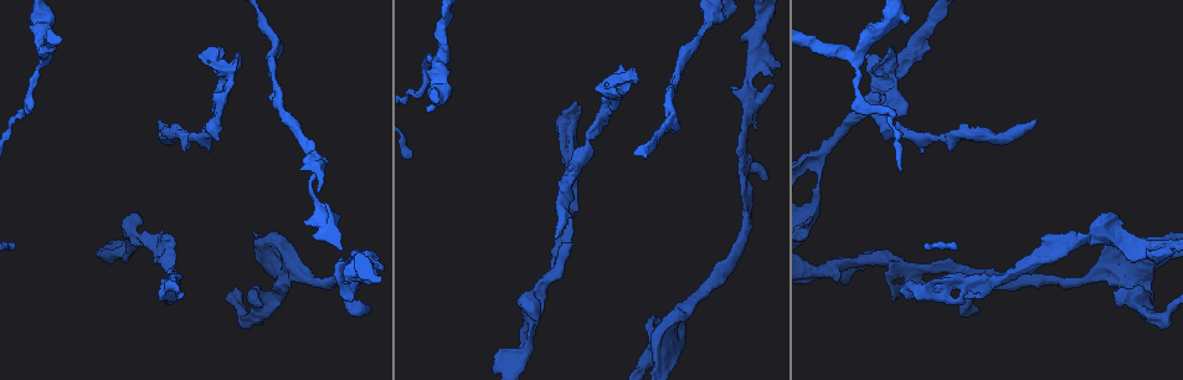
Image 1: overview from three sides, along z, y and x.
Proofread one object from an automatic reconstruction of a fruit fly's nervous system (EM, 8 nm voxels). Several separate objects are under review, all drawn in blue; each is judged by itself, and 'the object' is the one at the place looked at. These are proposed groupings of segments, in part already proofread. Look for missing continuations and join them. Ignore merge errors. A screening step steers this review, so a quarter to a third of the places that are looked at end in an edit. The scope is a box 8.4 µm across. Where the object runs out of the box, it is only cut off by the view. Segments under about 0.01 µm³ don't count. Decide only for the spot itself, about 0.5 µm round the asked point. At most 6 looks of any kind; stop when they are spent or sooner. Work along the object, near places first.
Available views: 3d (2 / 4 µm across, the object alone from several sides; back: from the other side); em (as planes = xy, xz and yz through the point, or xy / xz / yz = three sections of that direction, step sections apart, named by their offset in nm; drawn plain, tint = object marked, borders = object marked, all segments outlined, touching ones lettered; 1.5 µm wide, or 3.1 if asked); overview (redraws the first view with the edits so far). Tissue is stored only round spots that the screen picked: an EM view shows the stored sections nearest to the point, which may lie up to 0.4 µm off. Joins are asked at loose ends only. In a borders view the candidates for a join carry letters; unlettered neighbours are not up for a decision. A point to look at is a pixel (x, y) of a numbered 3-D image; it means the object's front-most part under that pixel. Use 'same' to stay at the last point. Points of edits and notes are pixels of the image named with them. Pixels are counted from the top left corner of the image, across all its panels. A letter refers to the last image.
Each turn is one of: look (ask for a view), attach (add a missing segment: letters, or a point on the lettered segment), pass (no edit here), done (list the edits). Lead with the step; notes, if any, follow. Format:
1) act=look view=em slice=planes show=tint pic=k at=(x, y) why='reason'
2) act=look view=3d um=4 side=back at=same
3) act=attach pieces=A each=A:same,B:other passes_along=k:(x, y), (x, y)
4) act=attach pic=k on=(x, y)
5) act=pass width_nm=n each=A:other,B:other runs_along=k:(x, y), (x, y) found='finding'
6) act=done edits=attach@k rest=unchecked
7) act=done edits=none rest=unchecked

act=look view=em slice=xy step=8 show=tint pic=1 at=(575, 101) why='free end'

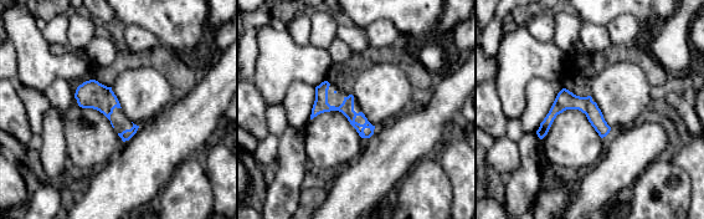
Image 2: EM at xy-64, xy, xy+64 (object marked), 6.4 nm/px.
act=look view=em slice=planes show=tint at=same

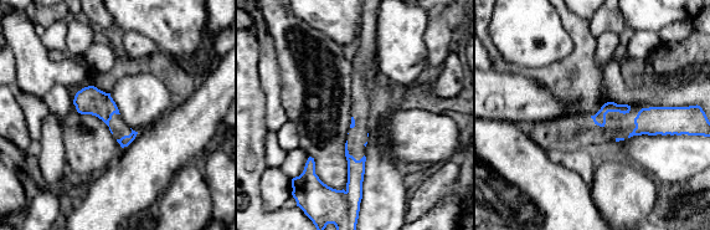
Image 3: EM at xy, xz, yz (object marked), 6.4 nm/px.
act=look view=em slice=planes show=borders at=same why='what lies round it'

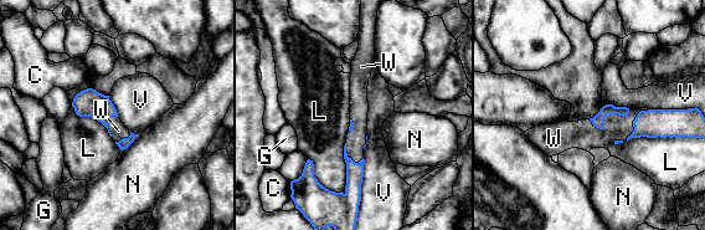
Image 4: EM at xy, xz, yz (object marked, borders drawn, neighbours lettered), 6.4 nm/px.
act=attach pieces=W each=C:other,G:other,L:other,N:other,V:other,W:same passes_along=4:(598, 119), (606, 114), (581, 134) found='the neuron continues'

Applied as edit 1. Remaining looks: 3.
act=look view=em slice=planes show=plain pic=1 at=(925, 281) why='branch stops here'

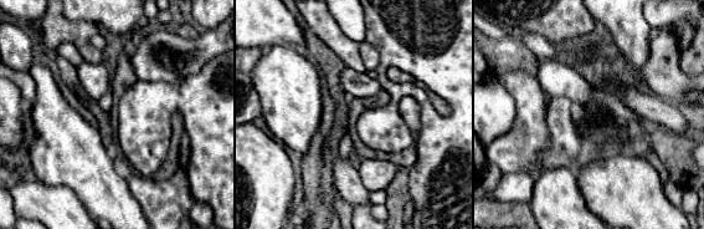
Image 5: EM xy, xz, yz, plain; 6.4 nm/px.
act=look view=em slice=planes show=tint at=same why='where the object lies'

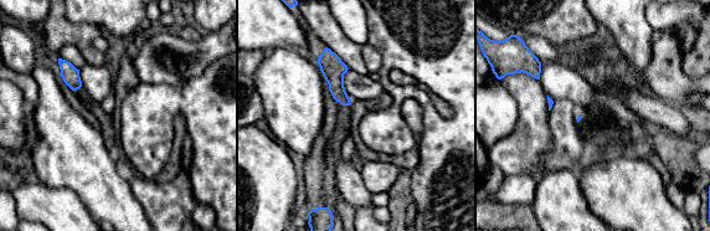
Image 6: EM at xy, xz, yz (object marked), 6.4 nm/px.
act=look view=em slice=planes show=borders at=same why='see the neighbours'

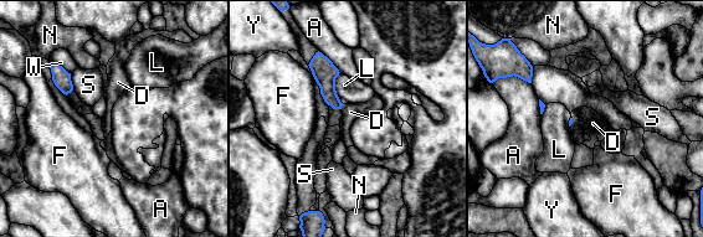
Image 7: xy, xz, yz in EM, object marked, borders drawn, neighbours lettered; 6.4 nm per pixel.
act=pass each=A:other,D:other,F:other,L:other,N:other,S:other,W:other,Y:other border=7:(343, 104), (340, 108) found='no lettered segment goes on from it'

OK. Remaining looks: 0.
act=done edits=attach@4 rest=unchecked

